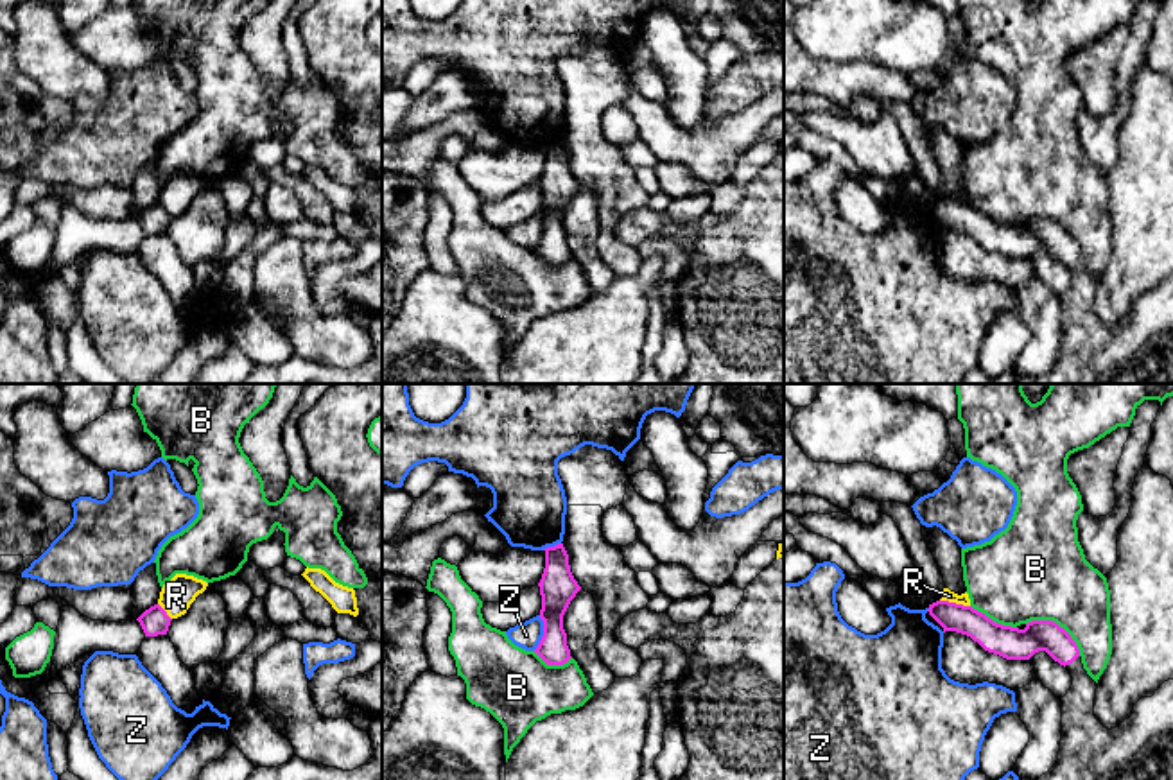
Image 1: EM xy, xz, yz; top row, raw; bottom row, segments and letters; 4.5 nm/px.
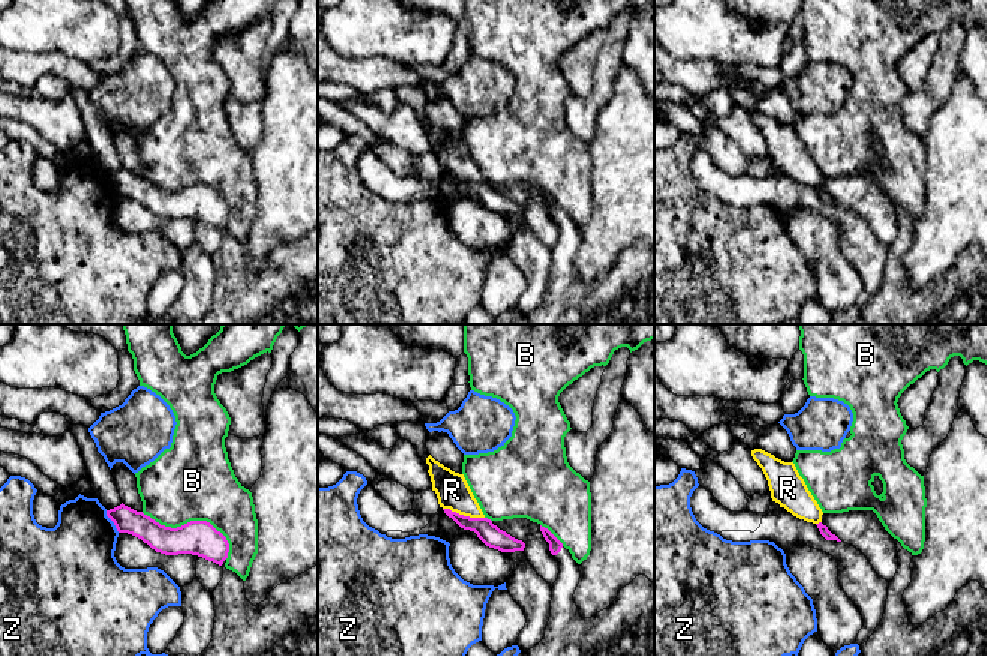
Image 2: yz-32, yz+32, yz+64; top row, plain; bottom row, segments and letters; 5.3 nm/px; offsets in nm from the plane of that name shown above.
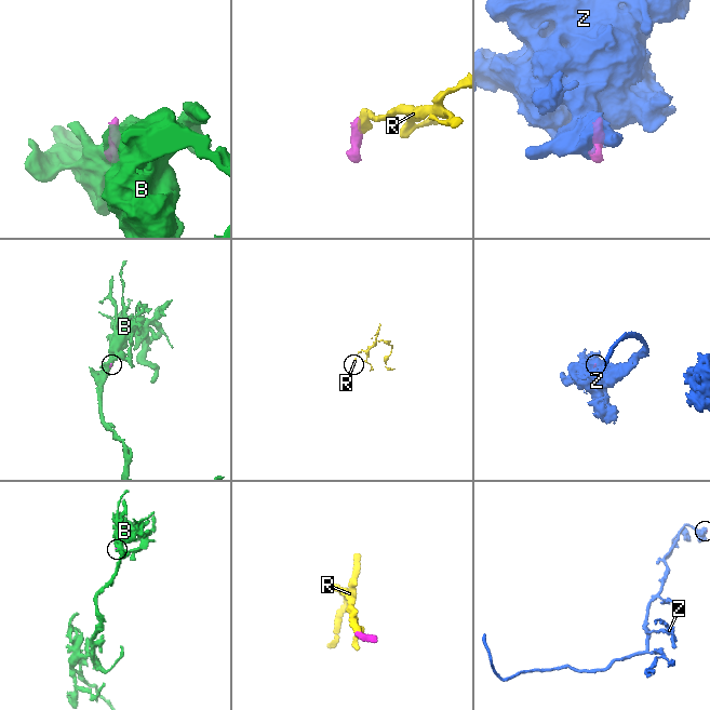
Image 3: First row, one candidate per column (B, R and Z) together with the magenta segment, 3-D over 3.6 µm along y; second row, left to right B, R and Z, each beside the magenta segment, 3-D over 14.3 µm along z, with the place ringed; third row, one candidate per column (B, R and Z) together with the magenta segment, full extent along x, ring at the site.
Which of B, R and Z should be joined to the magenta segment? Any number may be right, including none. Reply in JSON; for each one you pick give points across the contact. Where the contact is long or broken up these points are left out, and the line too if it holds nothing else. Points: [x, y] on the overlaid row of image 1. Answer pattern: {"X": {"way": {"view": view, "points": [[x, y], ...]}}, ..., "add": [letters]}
{"add": []}

